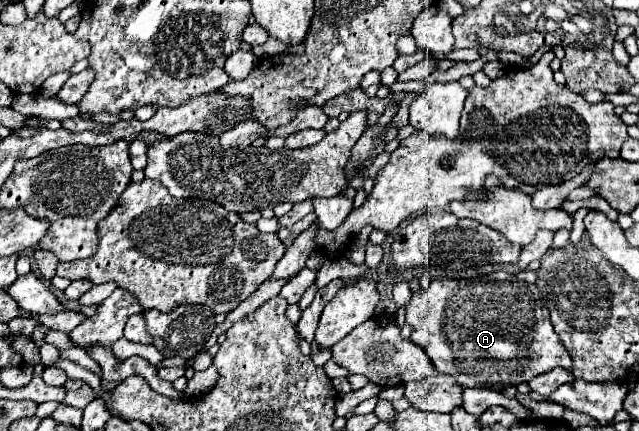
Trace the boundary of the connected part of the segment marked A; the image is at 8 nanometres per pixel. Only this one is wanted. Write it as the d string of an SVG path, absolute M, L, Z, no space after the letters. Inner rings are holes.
M499 268L477 278L433 278L427 290L413 292L407 302L407 324L413 326L411 340L421 346L439 374L453 374L465 388L491 388L501 392L505 386L529 382L533 376L553 370L553 366L571 366L571 356L555 334L549 310L535 284L517 280L515 274Z

